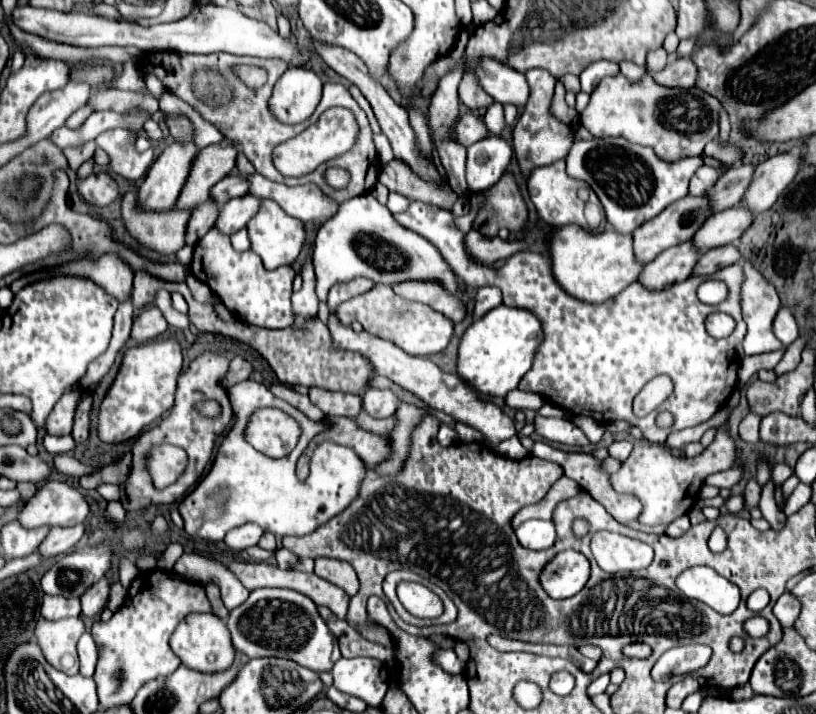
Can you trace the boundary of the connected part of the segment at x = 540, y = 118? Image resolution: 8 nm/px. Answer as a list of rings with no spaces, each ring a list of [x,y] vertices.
[[[530,69],[526,71],[526,79],[530,85],[530,99],[514,127],[514,143],[512,143],[524,177],[528,177],[530,169],[534,167],[542,167],[558,159],[564,159],[572,145],[572,129],[550,115],[550,101],[554,95],[556,79],[550,73],[546,73],[546,69]]]

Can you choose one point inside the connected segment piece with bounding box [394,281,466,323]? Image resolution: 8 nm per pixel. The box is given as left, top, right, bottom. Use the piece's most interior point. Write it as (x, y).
(432, 293)

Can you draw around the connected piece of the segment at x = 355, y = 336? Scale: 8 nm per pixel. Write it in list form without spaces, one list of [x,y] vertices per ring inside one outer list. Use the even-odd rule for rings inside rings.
[[[354,277],[352,281],[346,281],[346,283],[336,283],[332,289],[330,289],[330,295],[328,295],[328,307],[330,307],[330,323],[328,323],[328,329],[332,333],[332,339],[334,339],[334,345],[336,347],[342,347],[342,349],[350,349],[350,351],[358,351],[362,355],[366,355],[370,359],[370,363],[374,365],[376,373],[378,375],[386,375],[388,379],[392,379],[394,383],[402,385],[404,389],[408,389],[410,393],[414,393],[416,397],[420,397],[422,401],[430,403],[430,407],[438,409],[438,411],[444,411],[448,413],[450,417],[454,417],[456,421],[462,421],[474,429],[478,429],[484,437],[484,441],[490,445],[490,447],[498,447],[498,443],[510,439],[516,435],[516,429],[514,429],[514,421],[504,415],[504,411],[500,411],[494,403],[490,401],[482,401],[460,377],[452,375],[452,373],[444,373],[440,371],[430,359],[426,357],[414,357],[414,355],[408,355],[404,353],[402,349],[398,349],[396,345],[388,343],[388,341],[382,341],[382,339],[376,339],[376,337],[370,337],[368,333],[354,333],[350,327],[342,327],[342,323],[334,317],[334,309],[354,297],[354,295],[362,295],[366,291],[370,291],[374,287],[374,281],[366,279],[366,277]]]

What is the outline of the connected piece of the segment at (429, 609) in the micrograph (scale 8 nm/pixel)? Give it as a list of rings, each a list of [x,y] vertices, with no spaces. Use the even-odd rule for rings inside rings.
[[[400,583],[398,599],[408,613],[420,619],[434,619],[440,617],[444,611],[440,597],[420,583]]]

